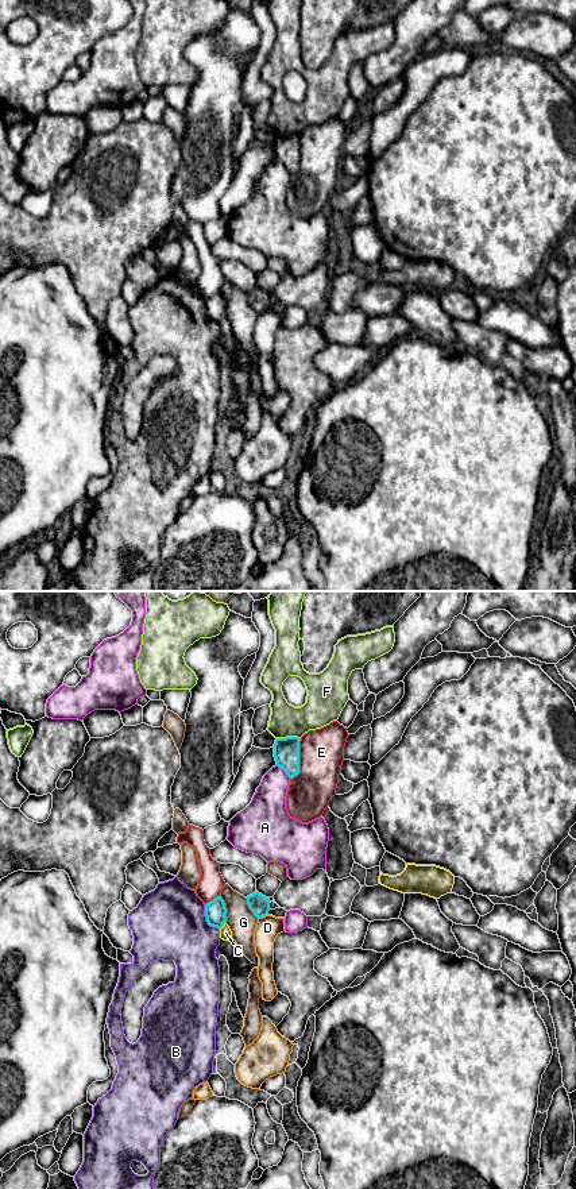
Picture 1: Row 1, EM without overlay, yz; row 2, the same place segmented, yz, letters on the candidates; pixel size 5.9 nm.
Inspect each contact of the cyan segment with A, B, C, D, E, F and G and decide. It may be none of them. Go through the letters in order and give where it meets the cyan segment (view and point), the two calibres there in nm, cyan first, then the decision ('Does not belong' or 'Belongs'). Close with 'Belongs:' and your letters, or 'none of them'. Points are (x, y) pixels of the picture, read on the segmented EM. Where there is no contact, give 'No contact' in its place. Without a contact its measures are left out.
A: Touches cyan at yz (283, 769). Thickness 160 nm (cyan) against 220 nm. Does not belong
B: Touches cyan at yz (207, 919). Thickness 130 nm (cyan) against 440 nm. Does not belong
C: Touches cyan at yz (221, 926). Thickness 130 nm (cyan) against 70 nm. Does not belong
D: Touches cyan at yz (262, 917). Thickness 120 nm (cyan) against 140 nm. Does not belong
E: Touches cyan at yz (298, 760). Thickness 160 nm (cyan) against 280 nm. Does not belong
F: Touches cyan at yz (288, 737). Thickness 160 nm (cyan) against 190 nm. Does not belong
G: Touches cyan at yz (225, 908). Thickness 130 nm (cyan) against 160 nm. Does not belong
Belongs: none of them

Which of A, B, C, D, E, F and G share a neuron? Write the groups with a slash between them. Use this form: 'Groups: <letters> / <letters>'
Groups: A / B / C / D / E / F / G

